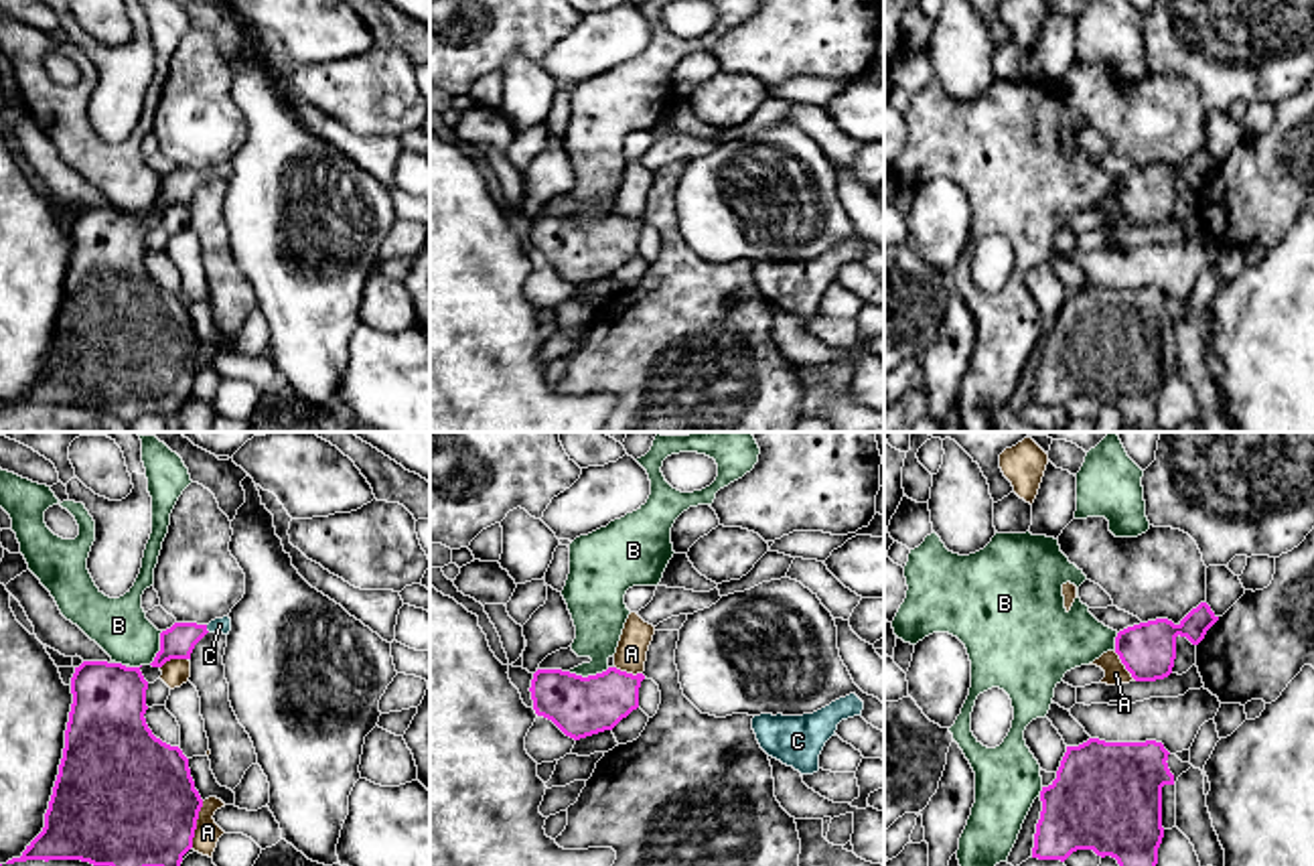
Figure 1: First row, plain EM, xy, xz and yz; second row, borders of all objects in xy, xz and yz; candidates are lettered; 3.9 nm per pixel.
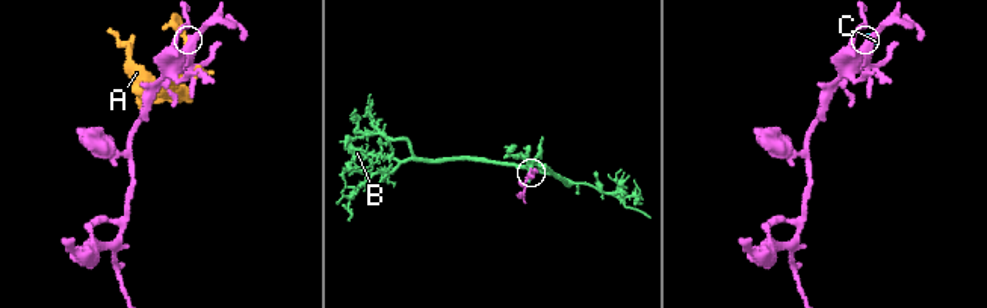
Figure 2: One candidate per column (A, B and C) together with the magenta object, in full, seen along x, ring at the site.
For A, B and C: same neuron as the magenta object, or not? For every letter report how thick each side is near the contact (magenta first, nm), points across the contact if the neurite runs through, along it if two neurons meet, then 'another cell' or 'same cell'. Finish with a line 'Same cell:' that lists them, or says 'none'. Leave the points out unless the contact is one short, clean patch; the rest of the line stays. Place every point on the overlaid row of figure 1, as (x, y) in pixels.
A: 480 nm thick on the magenta side, 100 nm on the other; another cell
B: 240 nm thick on the magenta side, 220 nm on the other; another cell
C: 130 nm thick on the magenta side, 60 nm on the other; runs through xy (177, 641), (205, 629), (220, 625); same cell
Same cell: C

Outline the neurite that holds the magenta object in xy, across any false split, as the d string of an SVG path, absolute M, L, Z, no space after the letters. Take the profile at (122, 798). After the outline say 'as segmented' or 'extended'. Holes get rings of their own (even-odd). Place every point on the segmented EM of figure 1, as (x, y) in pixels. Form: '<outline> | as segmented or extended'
M83 661L75 667L65 748L45 827L20 858L6 864L81 860L93 866L180 866L193 848L203 799L182 750L148 728L146 690L140 667L107 661Z | as segmented

